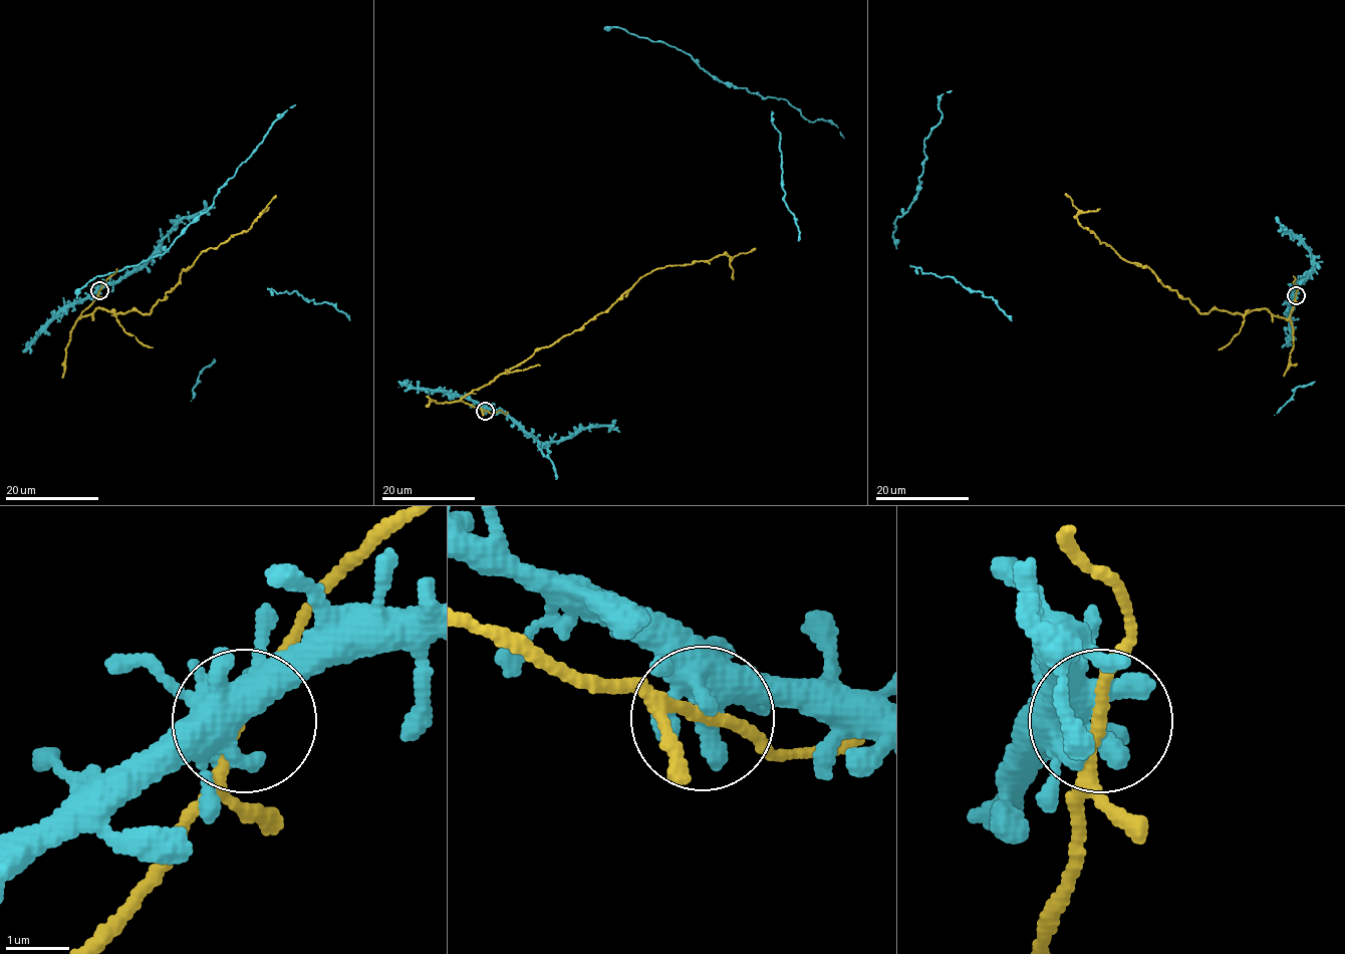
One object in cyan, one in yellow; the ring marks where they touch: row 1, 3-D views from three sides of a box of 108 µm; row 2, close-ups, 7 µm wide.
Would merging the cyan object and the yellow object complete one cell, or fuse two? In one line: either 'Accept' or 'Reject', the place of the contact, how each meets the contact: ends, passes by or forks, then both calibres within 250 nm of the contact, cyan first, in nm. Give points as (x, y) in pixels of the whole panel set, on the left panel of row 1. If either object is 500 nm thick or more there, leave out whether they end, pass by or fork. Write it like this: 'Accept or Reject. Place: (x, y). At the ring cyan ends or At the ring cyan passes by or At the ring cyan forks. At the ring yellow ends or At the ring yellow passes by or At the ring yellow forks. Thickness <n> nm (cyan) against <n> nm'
Accept. Place: (99, 290). At the ring cyan forks. At the ring yellow passes by. Thickness 440 nm (cyan) against 170 nm

